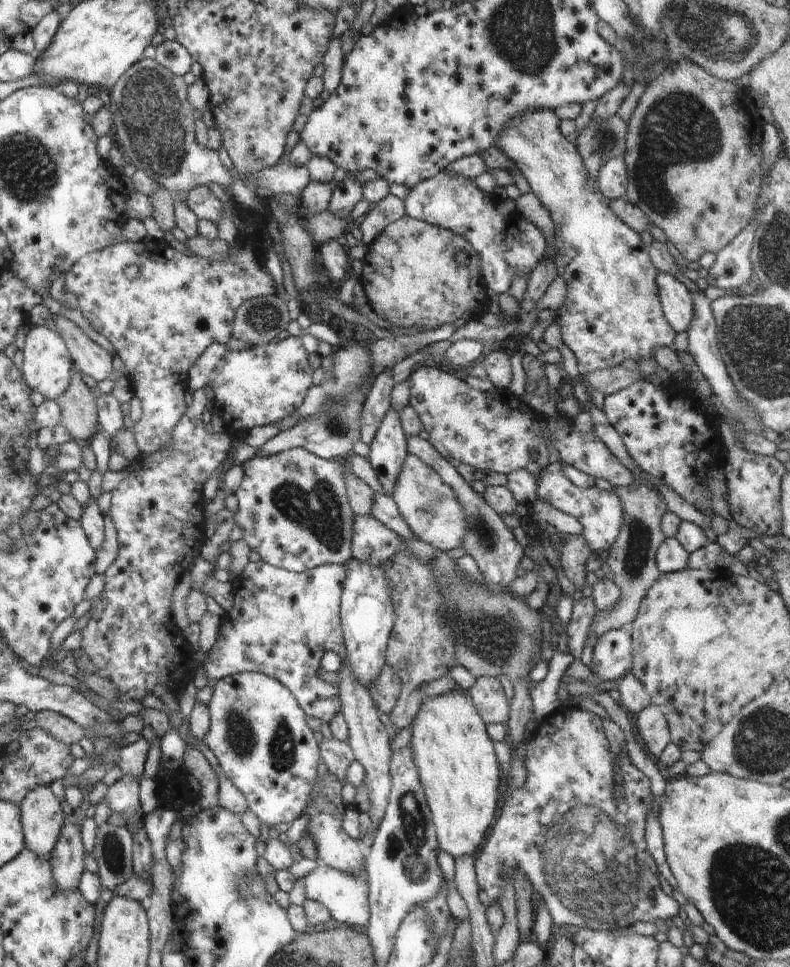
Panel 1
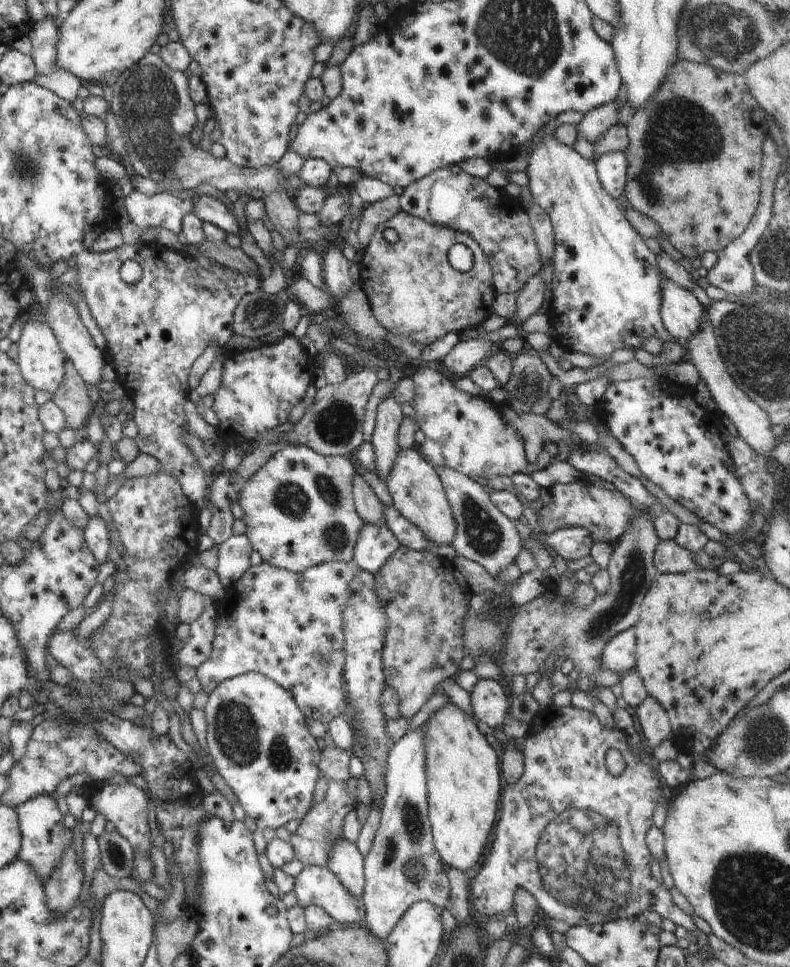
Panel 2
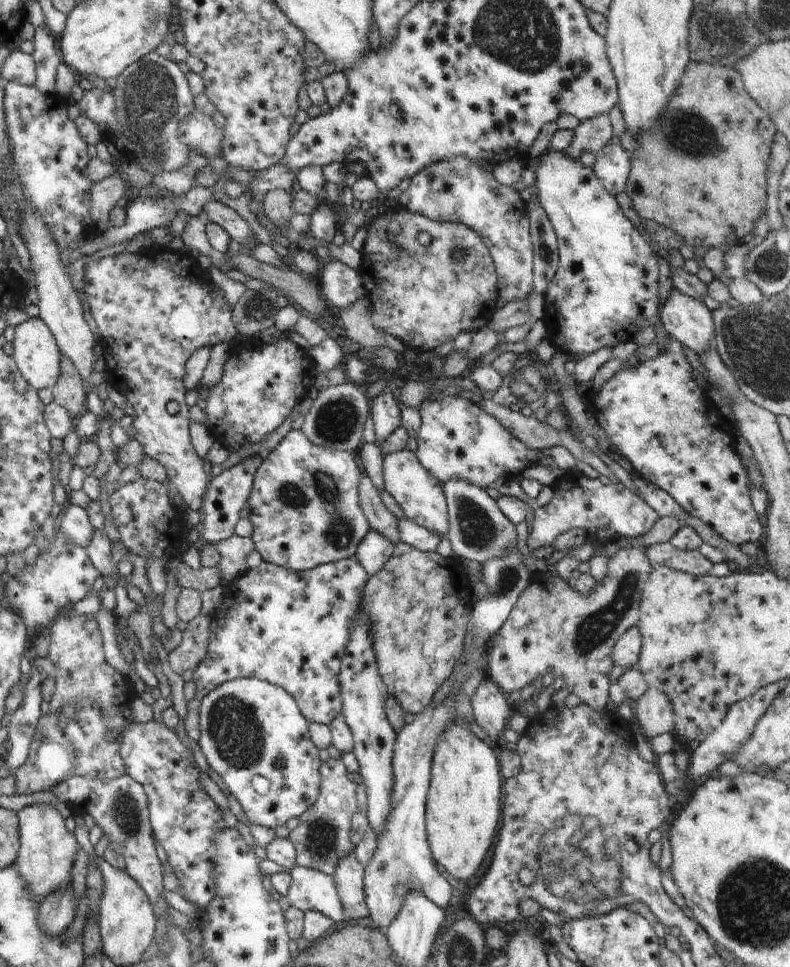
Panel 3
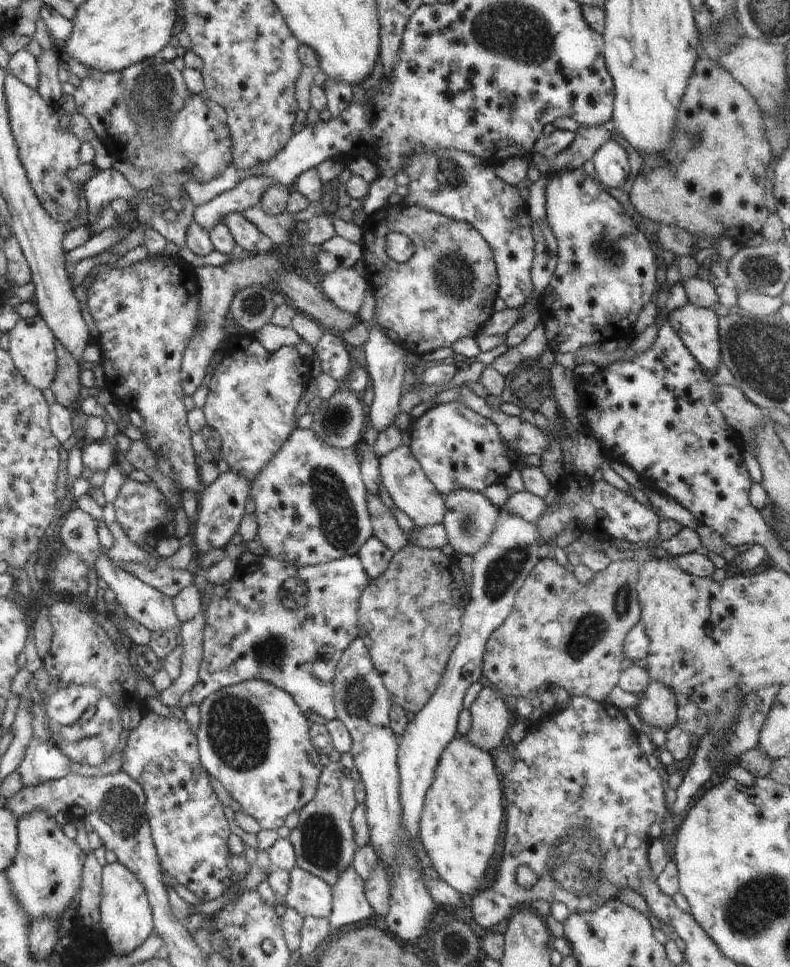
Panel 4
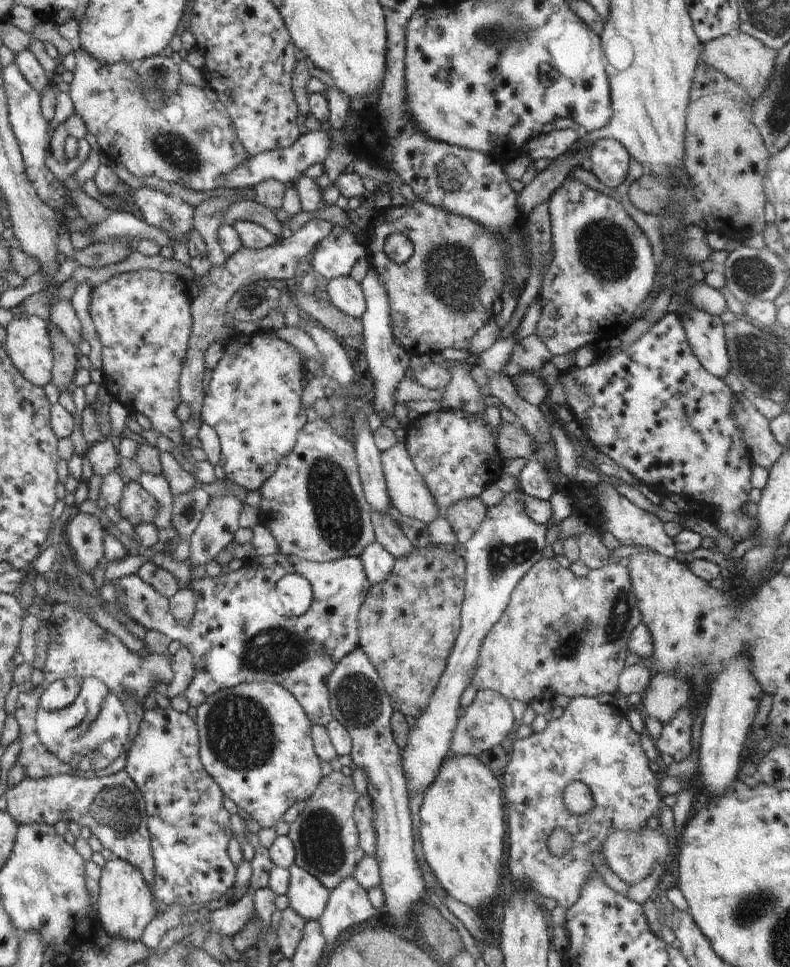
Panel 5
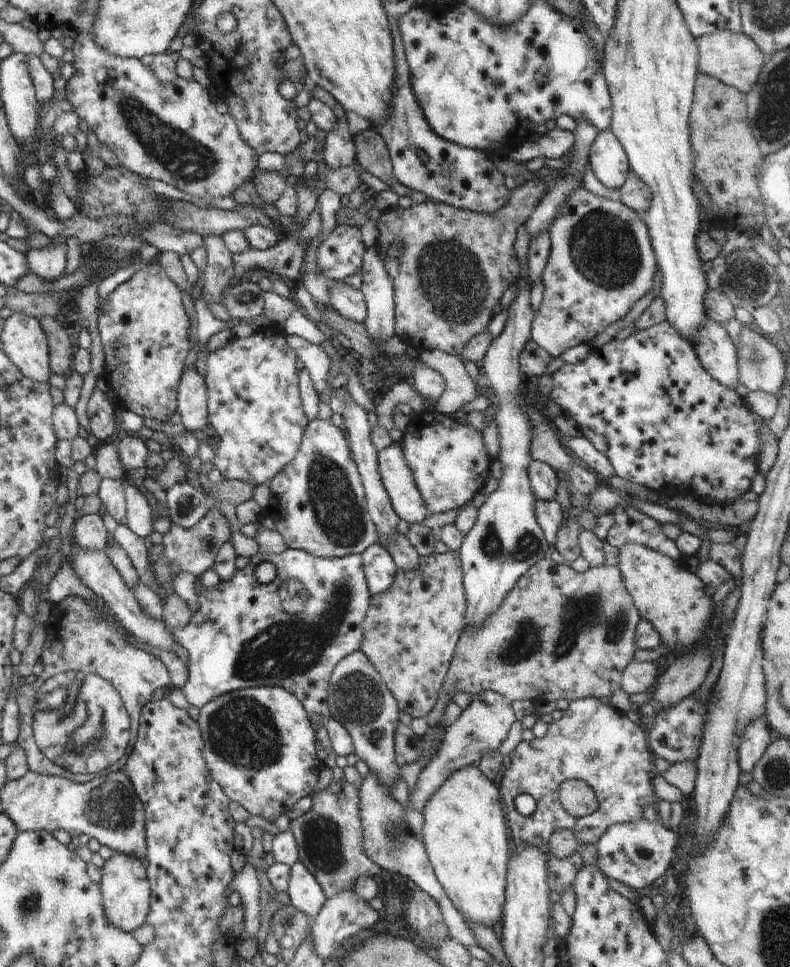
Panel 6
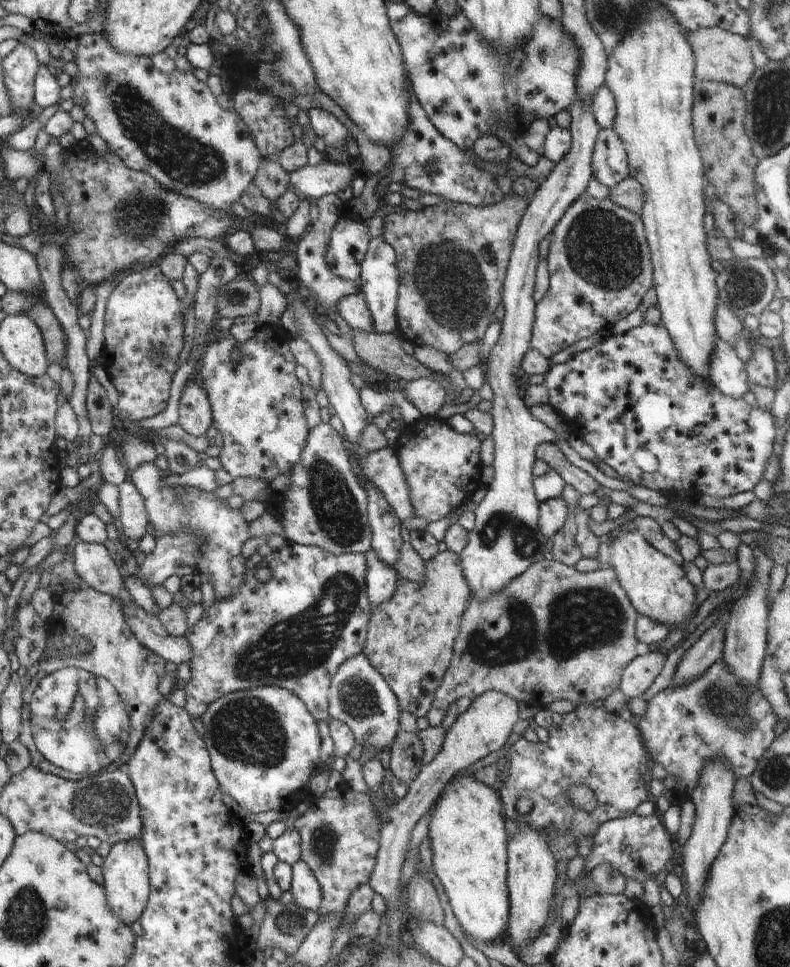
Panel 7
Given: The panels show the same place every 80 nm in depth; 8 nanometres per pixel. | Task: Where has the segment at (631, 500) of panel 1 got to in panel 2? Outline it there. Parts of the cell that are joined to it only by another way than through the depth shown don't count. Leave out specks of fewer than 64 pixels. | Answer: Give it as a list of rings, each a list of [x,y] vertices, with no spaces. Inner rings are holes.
[[[636,504],[642,510],[630,521],[628,530],[622,533],[618,540],[614,540],[613,551],[609,559],[610,588],[606,594],[598,595],[596,600],[585,609],[577,609],[571,603],[561,606],[557,602],[557,597],[552,604],[546,601],[544,594],[548,591],[555,592],[557,588],[545,588],[545,592],[538,598],[520,605],[510,612],[509,631],[505,652],[501,657],[498,667],[502,671],[503,685],[512,684],[514,674],[527,676],[531,672],[536,672],[542,668],[544,660],[548,654],[554,654],[565,658],[564,669],[576,668],[579,679],[576,683],[579,690],[590,694],[595,698],[594,714],[598,720],[609,729],[615,728],[615,722],[608,707],[604,705],[596,696],[590,692],[590,686],[596,685],[592,680],[594,672],[601,670],[601,650],[607,645],[609,640],[623,630],[633,627],[639,619],[641,602],[647,595],[653,578],[657,575],[653,558],[656,547],[661,541],[655,531],[654,521],[656,514],[652,509],[644,508]]]

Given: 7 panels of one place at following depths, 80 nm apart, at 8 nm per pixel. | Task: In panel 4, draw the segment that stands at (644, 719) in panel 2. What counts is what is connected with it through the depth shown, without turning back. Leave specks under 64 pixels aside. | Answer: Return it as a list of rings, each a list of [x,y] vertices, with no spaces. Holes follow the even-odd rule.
[[[651,681],[645,691],[638,696],[637,714],[645,729],[656,726],[668,732],[677,725],[677,700],[660,681]]]

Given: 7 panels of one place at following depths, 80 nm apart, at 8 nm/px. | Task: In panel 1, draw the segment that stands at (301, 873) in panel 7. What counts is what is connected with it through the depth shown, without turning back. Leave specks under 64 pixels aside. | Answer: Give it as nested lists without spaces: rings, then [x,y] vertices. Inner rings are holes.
[[[320,864],[304,877],[305,898],[320,902],[327,908],[331,918],[344,926],[367,926],[371,916],[367,872],[345,873],[344,871]]]

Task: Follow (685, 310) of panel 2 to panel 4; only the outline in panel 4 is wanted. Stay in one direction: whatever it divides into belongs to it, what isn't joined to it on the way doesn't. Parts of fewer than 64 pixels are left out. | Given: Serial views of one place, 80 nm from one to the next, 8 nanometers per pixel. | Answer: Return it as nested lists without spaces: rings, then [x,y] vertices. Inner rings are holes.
[[[690,301],[666,315],[666,320],[673,326],[673,329],[678,333],[698,364],[708,368],[712,374],[718,371],[721,361],[718,319],[719,316],[712,309],[696,306]]]

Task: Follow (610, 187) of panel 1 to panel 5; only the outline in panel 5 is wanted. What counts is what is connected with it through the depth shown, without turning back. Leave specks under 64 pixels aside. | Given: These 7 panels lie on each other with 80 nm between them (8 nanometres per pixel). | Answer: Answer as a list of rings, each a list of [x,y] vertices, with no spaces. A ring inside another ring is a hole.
[[[598,139],[588,156],[592,162],[591,171],[602,184],[616,188],[624,183],[630,166],[630,155],[616,139]]]

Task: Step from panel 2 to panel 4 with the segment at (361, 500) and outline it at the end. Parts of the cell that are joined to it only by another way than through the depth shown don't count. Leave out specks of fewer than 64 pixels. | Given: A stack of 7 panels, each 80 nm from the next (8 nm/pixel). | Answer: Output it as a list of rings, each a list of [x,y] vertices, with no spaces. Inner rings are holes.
[[[367,490],[367,511],[373,526],[373,535],[381,540],[392,552],[398,552],[408,544],[405,532],[384,501]]]

